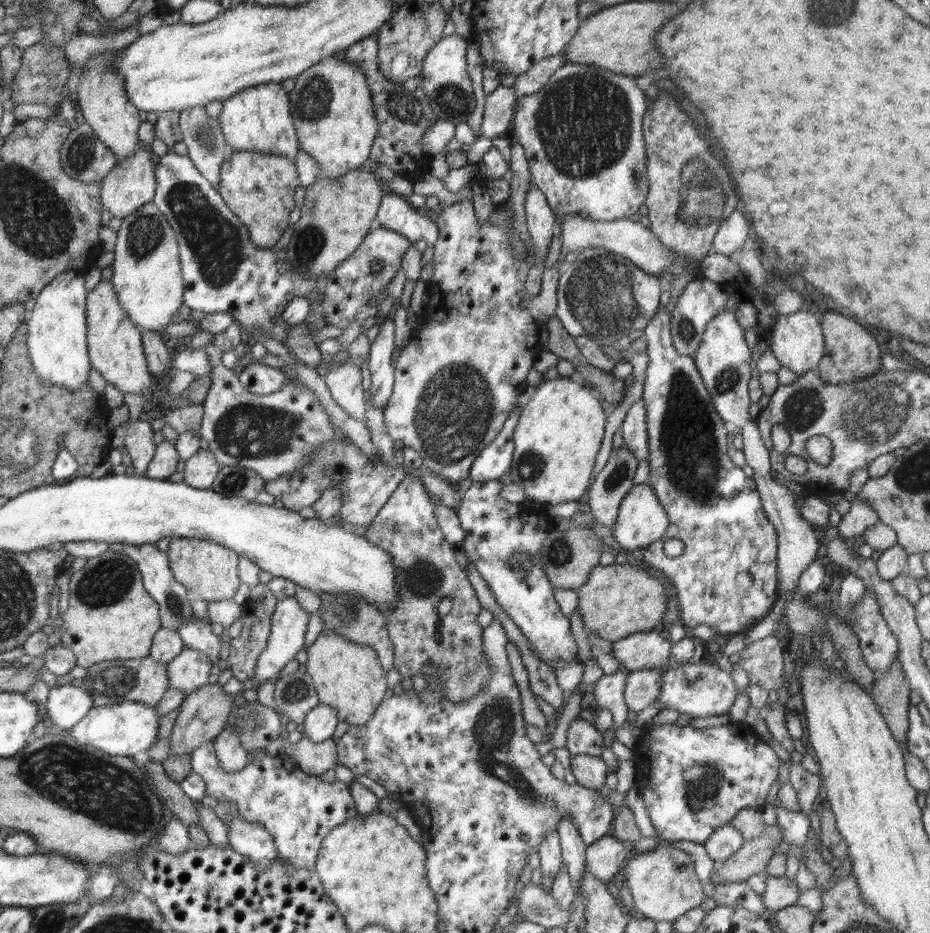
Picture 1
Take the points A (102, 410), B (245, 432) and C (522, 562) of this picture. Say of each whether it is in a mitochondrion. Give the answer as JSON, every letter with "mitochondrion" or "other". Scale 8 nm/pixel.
{"A":"other","B":"mitochondrion","C":"mitochondrion"}

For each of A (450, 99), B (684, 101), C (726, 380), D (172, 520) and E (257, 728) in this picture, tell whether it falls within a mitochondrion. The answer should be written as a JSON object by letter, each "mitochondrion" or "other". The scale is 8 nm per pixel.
{"A":"mitochondrion","B":"other","C":"mitochondrion","D":"other","E":"mitochondrion"}

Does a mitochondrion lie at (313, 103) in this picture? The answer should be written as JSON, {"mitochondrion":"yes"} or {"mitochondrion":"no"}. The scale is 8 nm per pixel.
{"mitochondrion":"yes"}

